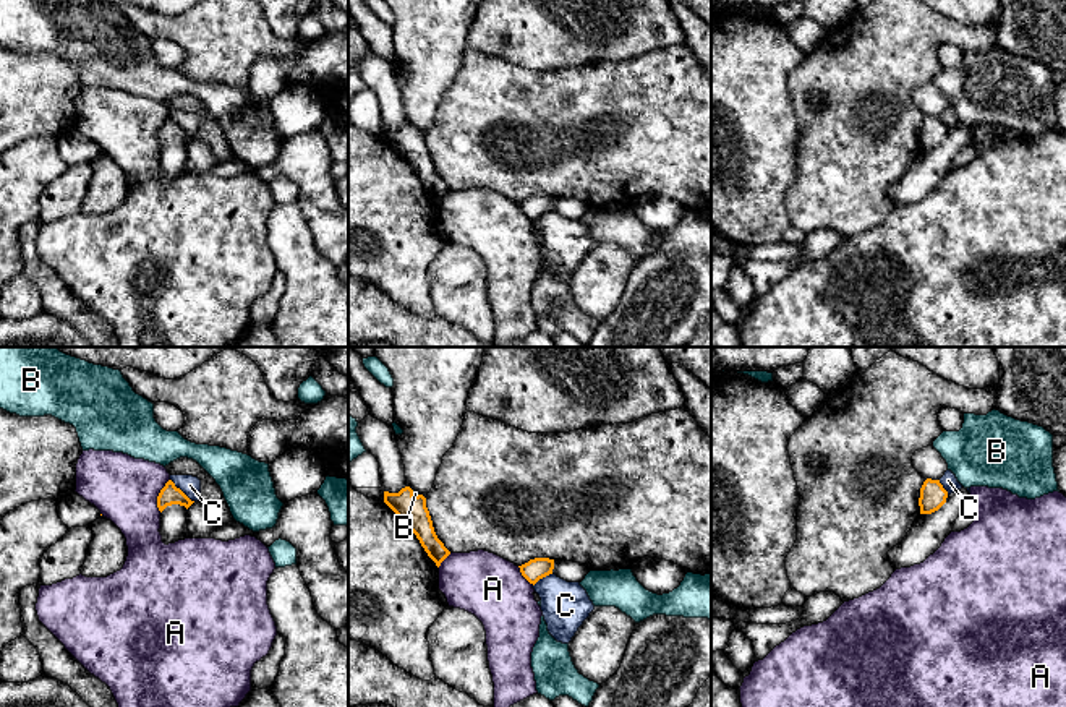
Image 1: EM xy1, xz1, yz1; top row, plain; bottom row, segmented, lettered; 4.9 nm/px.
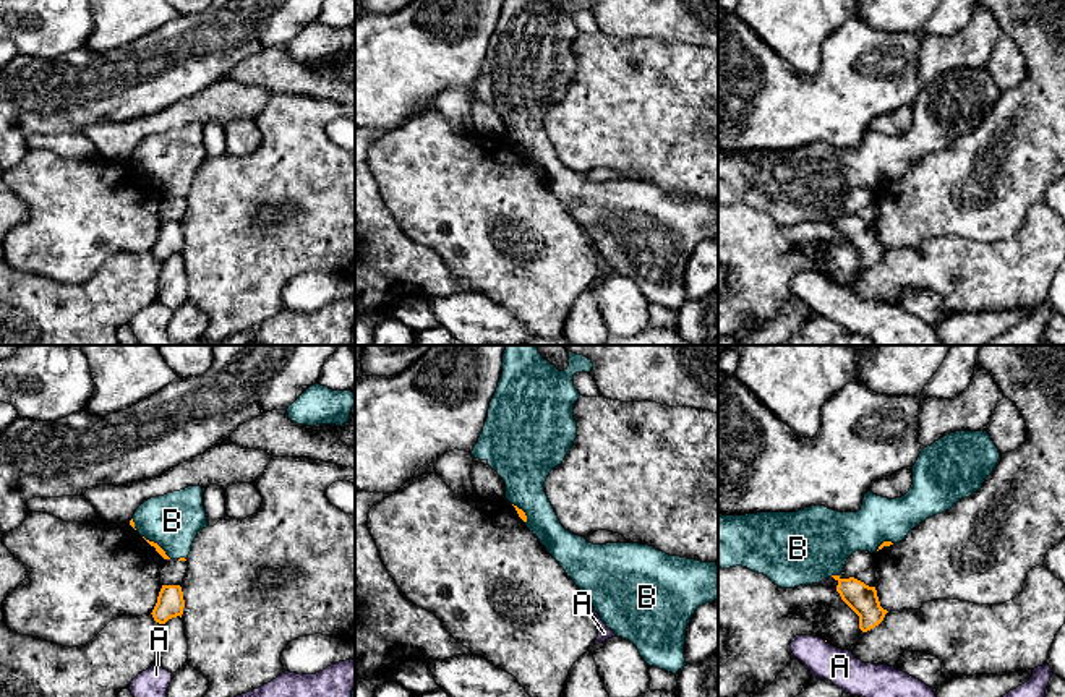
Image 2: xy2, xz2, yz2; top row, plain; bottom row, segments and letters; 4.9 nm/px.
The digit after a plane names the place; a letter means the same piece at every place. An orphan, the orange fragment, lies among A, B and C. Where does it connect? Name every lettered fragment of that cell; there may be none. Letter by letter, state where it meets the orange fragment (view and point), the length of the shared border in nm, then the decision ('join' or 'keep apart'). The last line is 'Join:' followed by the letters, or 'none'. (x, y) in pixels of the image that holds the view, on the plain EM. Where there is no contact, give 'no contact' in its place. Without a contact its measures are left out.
A: xy1 (159, 132) | 180 nm | keep apart
B: yz2 (834, 213) | 50 nm | join
C: xy1 (180, 127) | 170 nm | keep apart
Join: B

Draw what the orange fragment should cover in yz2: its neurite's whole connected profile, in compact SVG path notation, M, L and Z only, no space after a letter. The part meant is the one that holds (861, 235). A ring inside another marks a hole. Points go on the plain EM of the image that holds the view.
M986 66L956 68L921 88L911 104L913 122L901 135L888 136L867 128L858 149L838 149L825 143L746 152L718 149L718 204L747 204L781 225L812 222L833 214L841 237L859 253L859 266L867 269L879 263L888 248L880 243L875 224L854 214L840 214L848 195L856 188L877 190L883 183L900 180L926 156L950 148L960 136L982 125L999 96L1000 89Z

